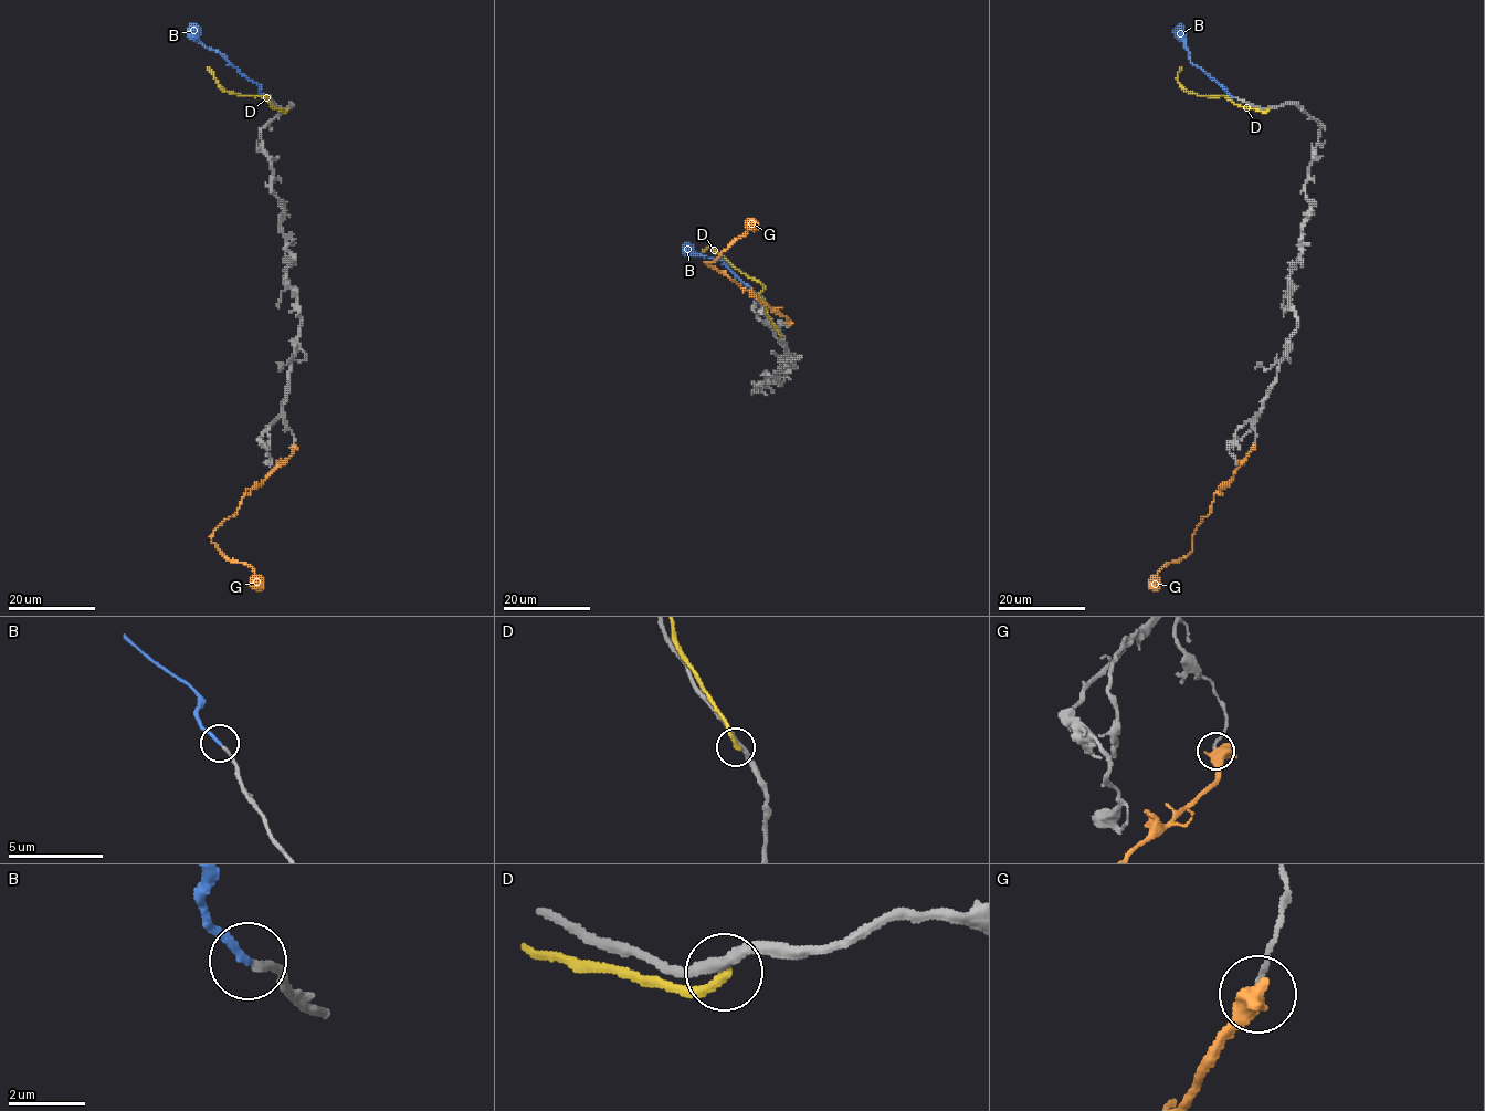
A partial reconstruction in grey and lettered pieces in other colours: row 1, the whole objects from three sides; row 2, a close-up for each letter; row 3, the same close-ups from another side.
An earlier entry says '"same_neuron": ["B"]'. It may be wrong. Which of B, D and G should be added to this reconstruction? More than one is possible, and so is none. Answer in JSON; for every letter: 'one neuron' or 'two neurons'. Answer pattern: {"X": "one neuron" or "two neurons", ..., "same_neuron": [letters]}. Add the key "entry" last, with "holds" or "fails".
{"B": "one neuron", "D": "two neurons", "G": "two neurons", "same_neuron": ["B"], "entry": "holds"}

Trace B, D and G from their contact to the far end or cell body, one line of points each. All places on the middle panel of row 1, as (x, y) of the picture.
B: (759, 302), (755, 292), (723, 260), (695, 255), (693, 249), (685, 247)
D: (780, 337), (759, 295), (765, 287), (711, 247), (703, 251)
G: (787, 323), (785, 317), (707, 262), (713, 262), (755, 223)

